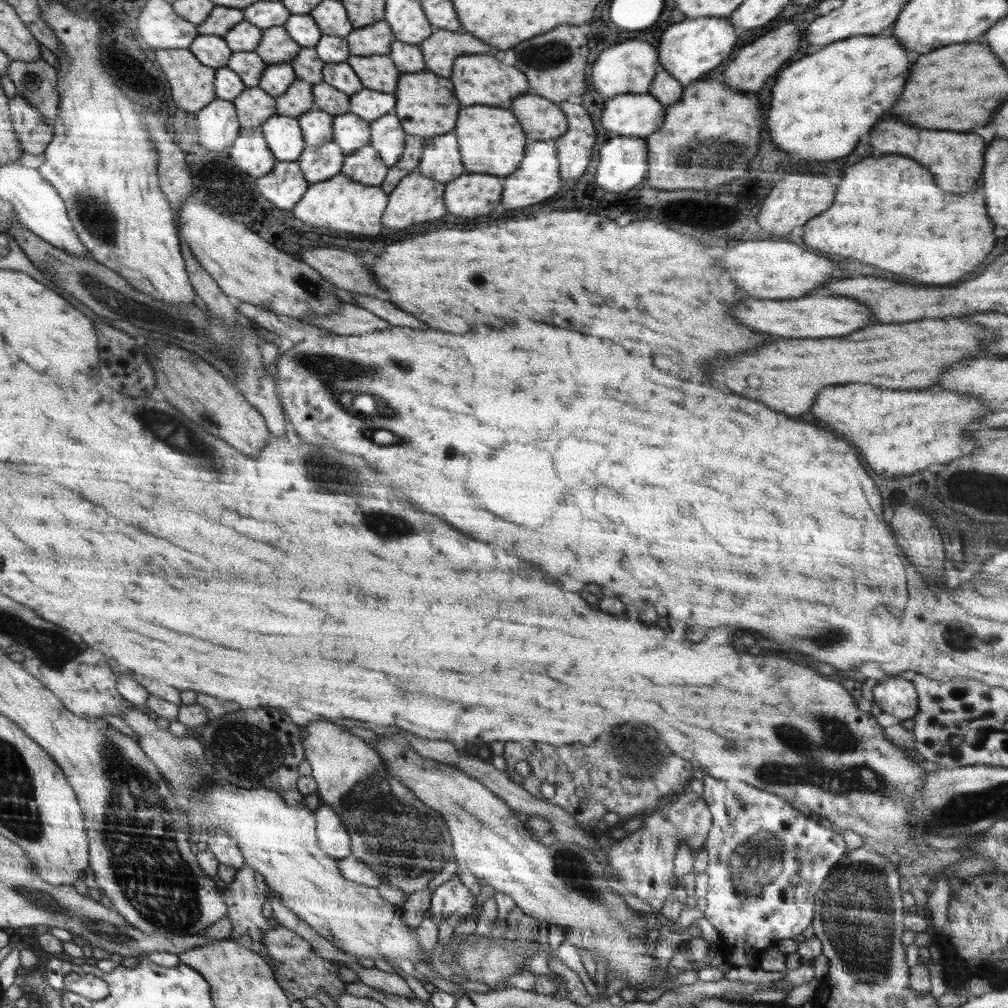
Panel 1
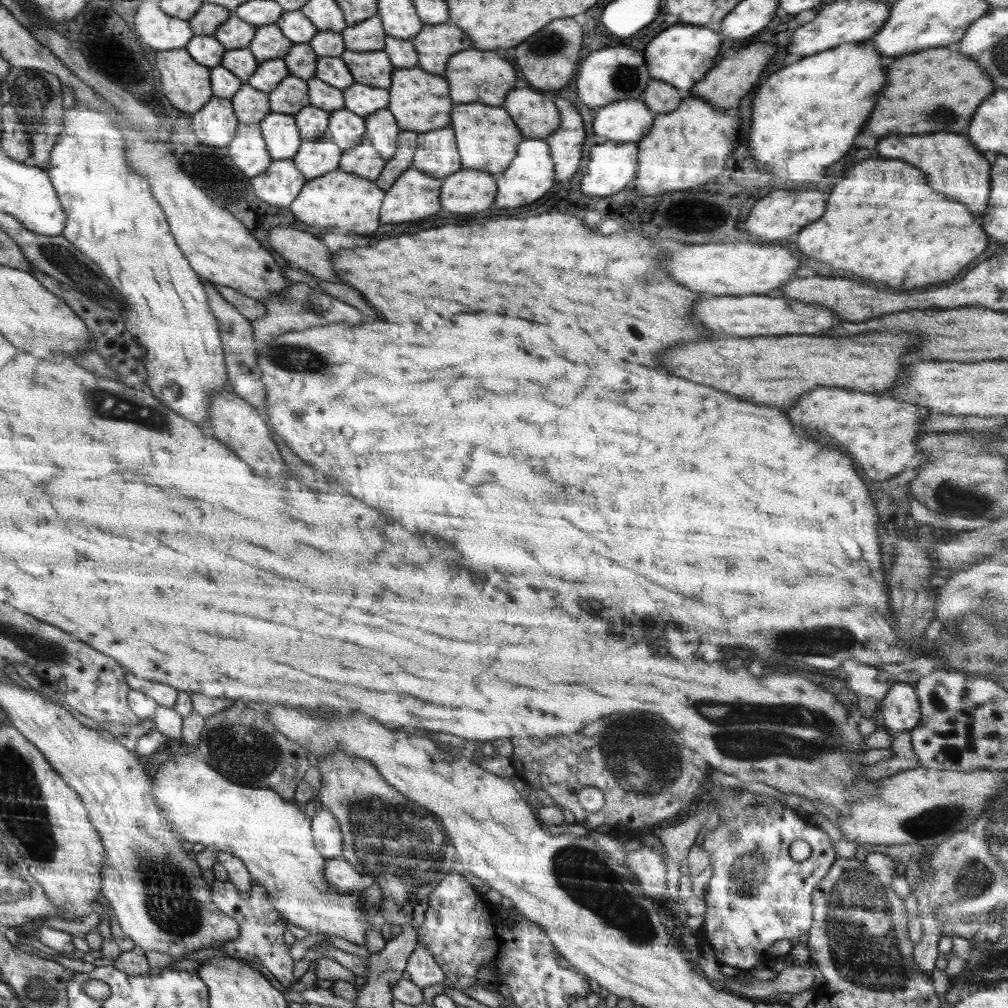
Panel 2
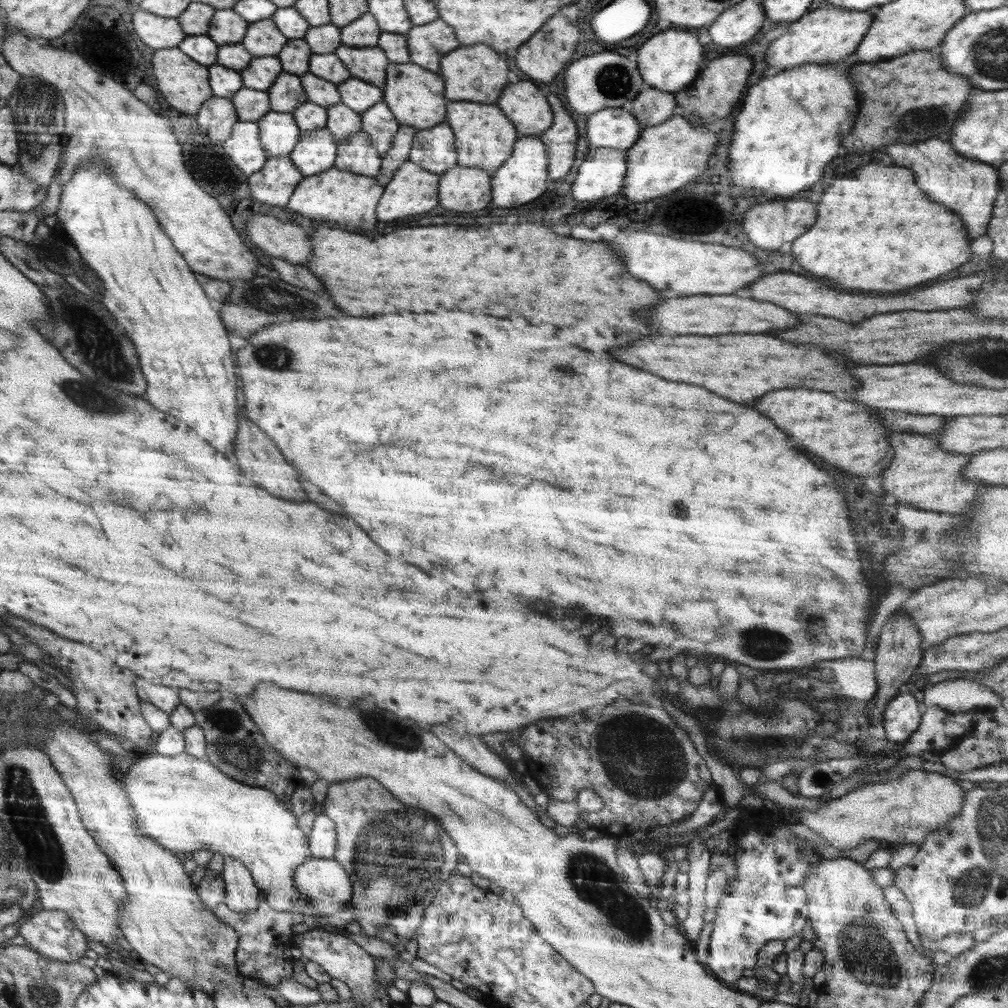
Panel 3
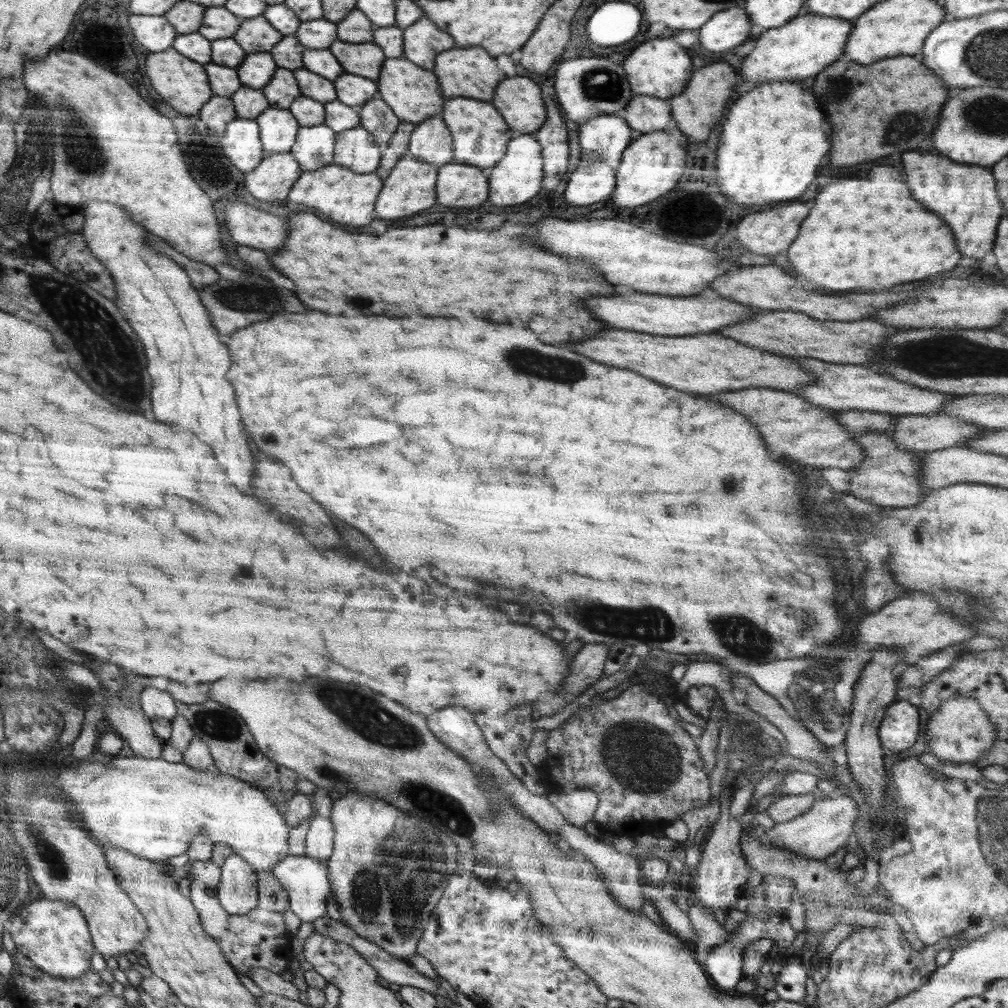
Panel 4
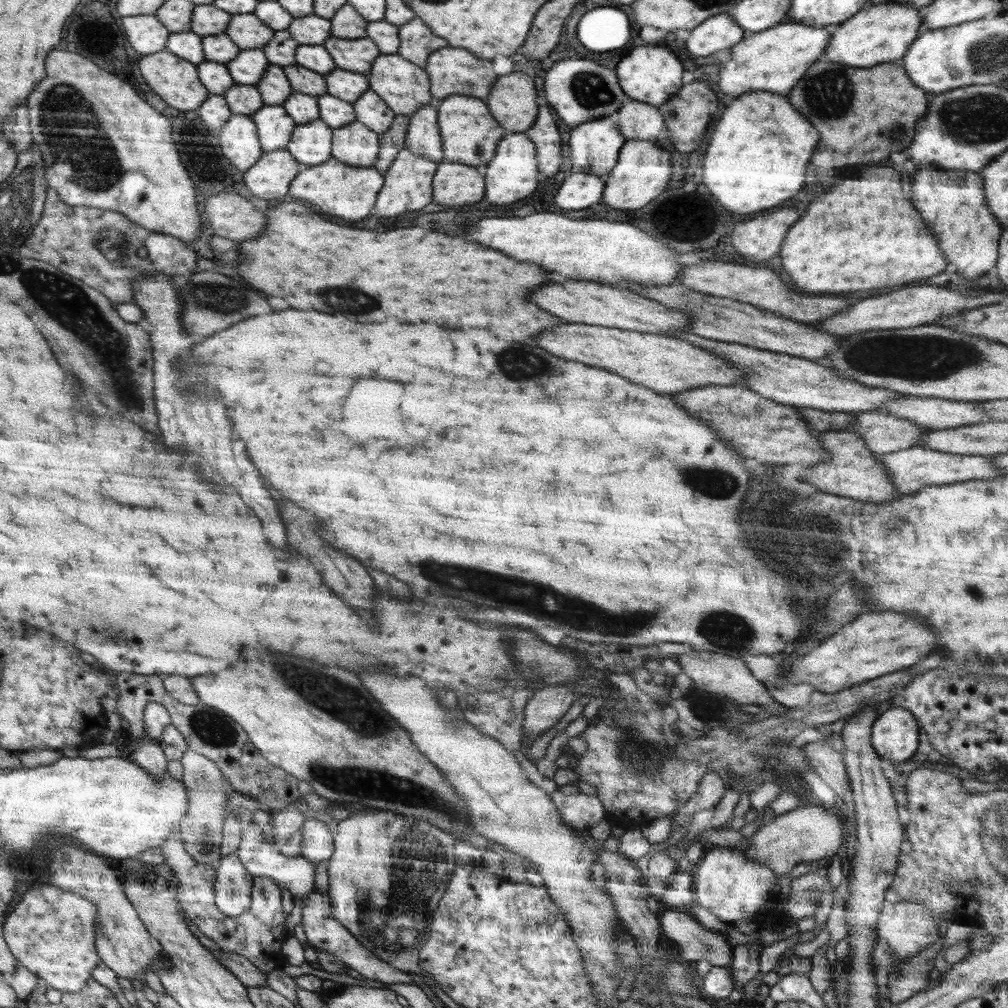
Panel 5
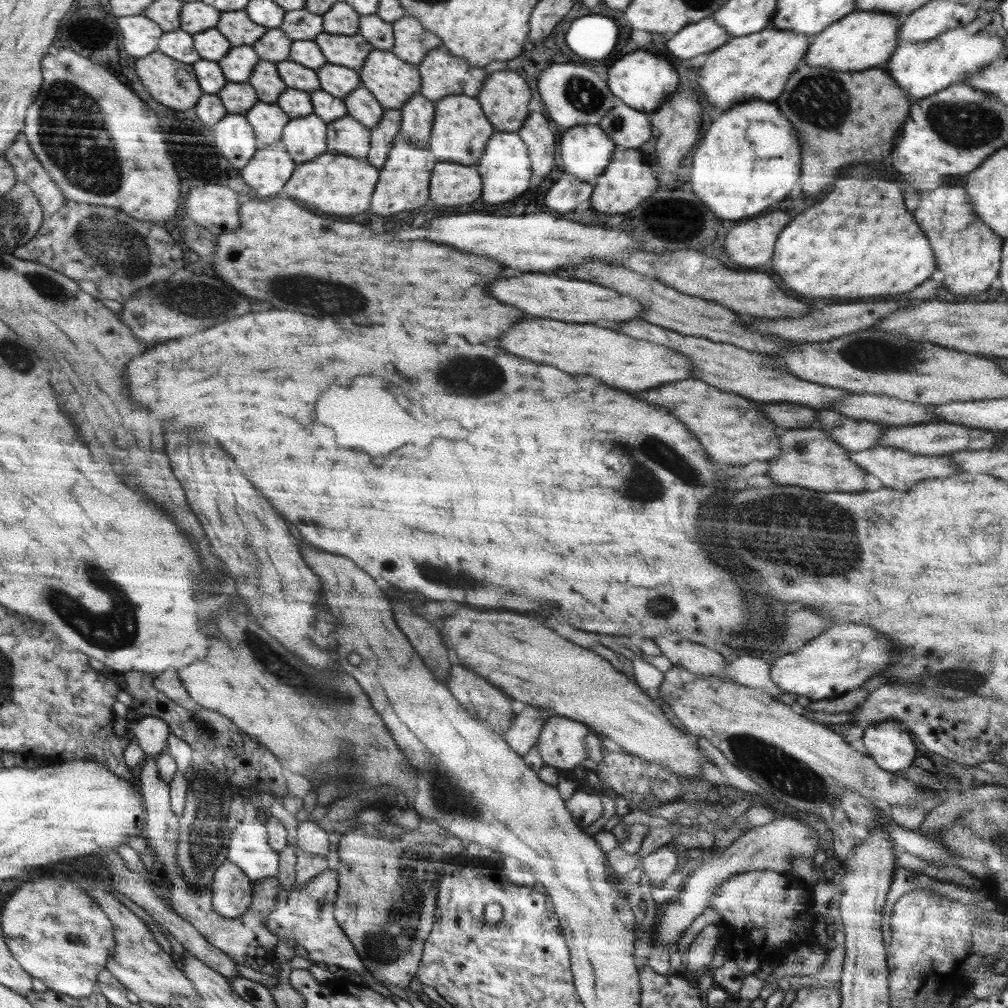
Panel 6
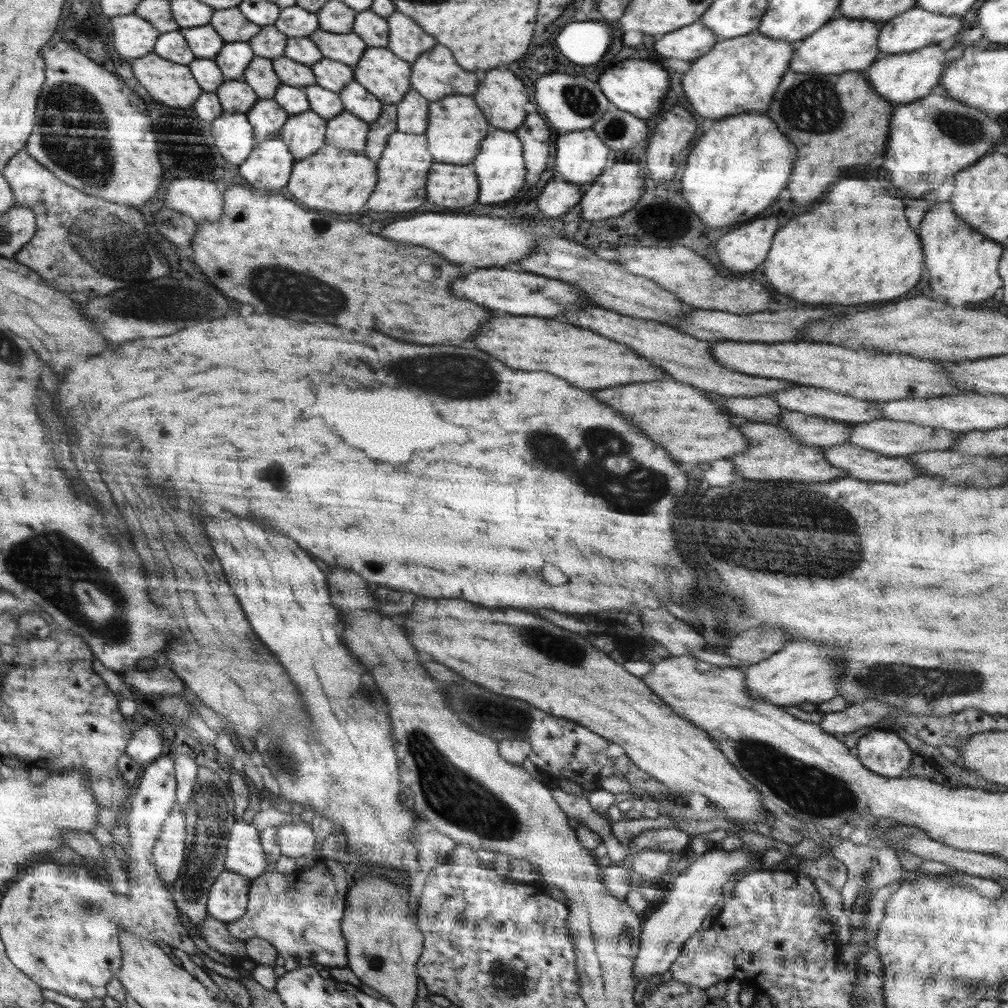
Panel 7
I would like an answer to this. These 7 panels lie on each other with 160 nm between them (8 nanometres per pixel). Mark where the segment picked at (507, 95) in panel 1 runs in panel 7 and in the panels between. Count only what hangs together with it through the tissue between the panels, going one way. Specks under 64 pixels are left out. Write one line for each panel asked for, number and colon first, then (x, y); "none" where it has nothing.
2: (476, 76)
3: (476, 73)
4: (470, 72)
5: (454, 70)
6: (444, 74)
7: (436, 75)

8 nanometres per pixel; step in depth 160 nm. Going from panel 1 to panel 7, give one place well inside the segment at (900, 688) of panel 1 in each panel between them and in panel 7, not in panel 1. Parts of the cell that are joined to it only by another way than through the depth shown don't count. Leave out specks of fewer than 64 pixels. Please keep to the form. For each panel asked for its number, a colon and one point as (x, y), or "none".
2: (900, 709)
3: (902, 716)
4: (899, 729)
5: (894, 735)
6: (888, 743)
7: (881, 751)

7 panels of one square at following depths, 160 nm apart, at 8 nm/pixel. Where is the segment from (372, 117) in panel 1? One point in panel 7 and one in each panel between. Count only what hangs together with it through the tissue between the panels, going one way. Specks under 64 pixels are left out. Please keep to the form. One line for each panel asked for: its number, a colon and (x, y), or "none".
2: (363, 100)
3: (359, 95)
4: (353, 90)
5: (349, 86)
6: (340, 81)
7: (334, 75)

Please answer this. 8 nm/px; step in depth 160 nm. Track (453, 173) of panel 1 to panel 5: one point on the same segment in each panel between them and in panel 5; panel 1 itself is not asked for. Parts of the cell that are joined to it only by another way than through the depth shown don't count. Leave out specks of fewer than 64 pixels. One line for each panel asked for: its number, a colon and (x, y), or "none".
2: (436, 155)
3: (433, 149)
4: (430, 142)
5: (423, 136)

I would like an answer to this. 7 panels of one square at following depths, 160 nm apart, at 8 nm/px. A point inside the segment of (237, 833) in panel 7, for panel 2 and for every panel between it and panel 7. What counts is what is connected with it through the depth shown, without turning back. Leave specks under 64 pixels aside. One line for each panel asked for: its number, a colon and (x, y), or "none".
2: (340, 873)
3: (325, 886)
4: (306, 880)
5: (260, 858)
6: (249, 848)

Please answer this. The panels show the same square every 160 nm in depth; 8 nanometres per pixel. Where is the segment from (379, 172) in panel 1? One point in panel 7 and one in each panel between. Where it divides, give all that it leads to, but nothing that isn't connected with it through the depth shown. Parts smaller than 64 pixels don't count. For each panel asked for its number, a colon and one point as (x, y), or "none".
2: (363, 160)
3: (358, 155)
4: (356, 148)
5: (355, 144)
6: (347, 136)
7: (346, 131)

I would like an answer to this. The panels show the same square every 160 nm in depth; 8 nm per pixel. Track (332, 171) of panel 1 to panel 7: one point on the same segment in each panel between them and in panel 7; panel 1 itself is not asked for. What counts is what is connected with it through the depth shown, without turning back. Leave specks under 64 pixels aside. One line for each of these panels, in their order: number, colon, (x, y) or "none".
2: (316, 158)
3: (316, 152)
4: (314, 148)
5: (310, 144)
6: (305, 138)
7: (305, 133)

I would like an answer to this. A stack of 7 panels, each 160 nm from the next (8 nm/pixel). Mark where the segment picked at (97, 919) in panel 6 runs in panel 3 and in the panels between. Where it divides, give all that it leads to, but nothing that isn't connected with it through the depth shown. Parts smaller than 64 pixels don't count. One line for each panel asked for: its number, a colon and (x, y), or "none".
3: (52, 934)
4: (53, 934)
5: (51, 931)

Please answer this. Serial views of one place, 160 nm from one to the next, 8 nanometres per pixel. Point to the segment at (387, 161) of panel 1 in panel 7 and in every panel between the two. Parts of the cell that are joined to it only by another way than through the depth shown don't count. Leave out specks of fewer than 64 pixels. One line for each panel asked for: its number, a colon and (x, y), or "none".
2: (382, 129)
3: (378, 122)
4: (377, 117)
5: (371, 109)
6: (361, 104)
7: (356, 99)

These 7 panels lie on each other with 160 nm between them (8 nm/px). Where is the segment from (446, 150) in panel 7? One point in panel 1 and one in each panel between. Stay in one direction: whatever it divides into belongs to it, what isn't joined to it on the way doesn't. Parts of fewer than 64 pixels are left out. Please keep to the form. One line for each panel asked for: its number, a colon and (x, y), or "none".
1: (491, 141)
2: (489, 145)
3: (486, 136)
4: (481, 135)
5: (470, 133)
6: (461, 131)

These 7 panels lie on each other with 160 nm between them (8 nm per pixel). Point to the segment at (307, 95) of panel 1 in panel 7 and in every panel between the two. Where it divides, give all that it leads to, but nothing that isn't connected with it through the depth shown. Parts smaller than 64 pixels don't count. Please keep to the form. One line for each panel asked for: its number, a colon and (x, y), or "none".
2: (291, 95)
3: (286, 93)
4: (282, 90)
5: (275, 88)
6: (265, 79)
7: (260, 74)

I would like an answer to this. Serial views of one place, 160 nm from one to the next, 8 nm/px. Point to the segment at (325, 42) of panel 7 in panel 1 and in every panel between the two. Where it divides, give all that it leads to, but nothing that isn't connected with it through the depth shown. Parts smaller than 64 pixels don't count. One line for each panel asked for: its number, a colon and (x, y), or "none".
1: (378, 72)
2: (374, 68)
3: (368, 63)
4: (368, 59)
5: (357, 55)
6: (351, 51)

